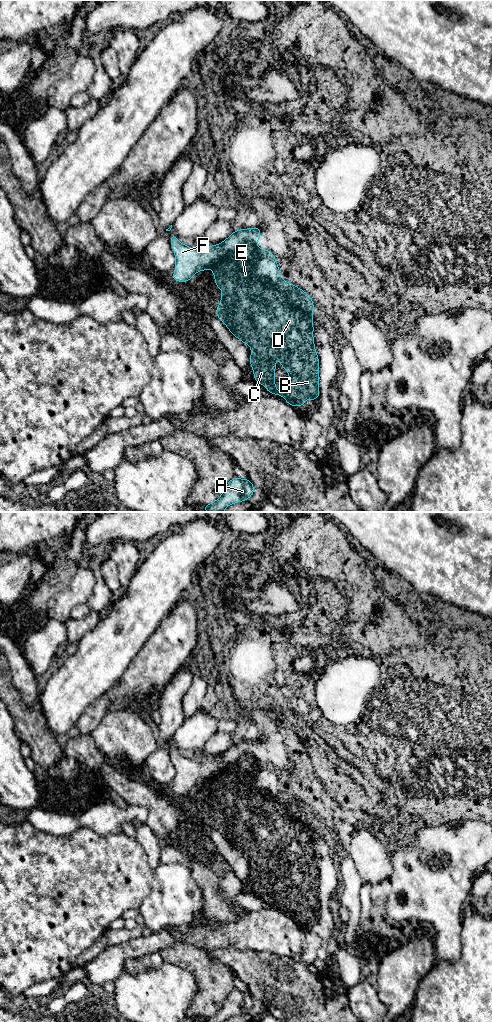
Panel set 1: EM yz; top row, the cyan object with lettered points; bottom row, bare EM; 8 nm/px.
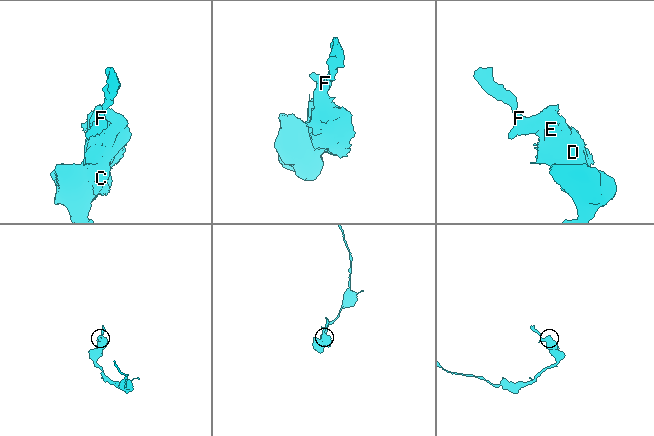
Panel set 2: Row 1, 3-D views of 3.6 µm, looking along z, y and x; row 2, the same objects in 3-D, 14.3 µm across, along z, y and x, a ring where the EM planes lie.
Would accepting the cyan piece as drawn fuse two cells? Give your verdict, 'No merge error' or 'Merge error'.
Merge error

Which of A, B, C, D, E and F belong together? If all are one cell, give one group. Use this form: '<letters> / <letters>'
A B C D E / F

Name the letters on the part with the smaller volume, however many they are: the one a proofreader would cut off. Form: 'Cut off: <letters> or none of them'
Cut off: F

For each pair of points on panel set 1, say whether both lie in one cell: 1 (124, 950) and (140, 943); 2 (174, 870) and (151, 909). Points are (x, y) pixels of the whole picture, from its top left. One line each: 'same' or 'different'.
1: same
2: same

